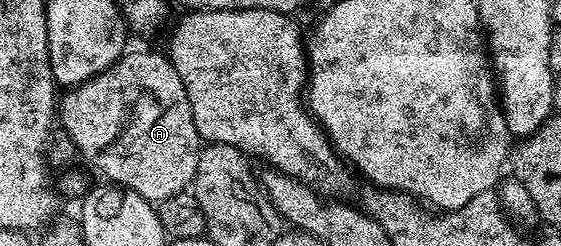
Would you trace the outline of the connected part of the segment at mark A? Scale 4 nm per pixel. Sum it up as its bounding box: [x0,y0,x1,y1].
[59,51,203,205]

